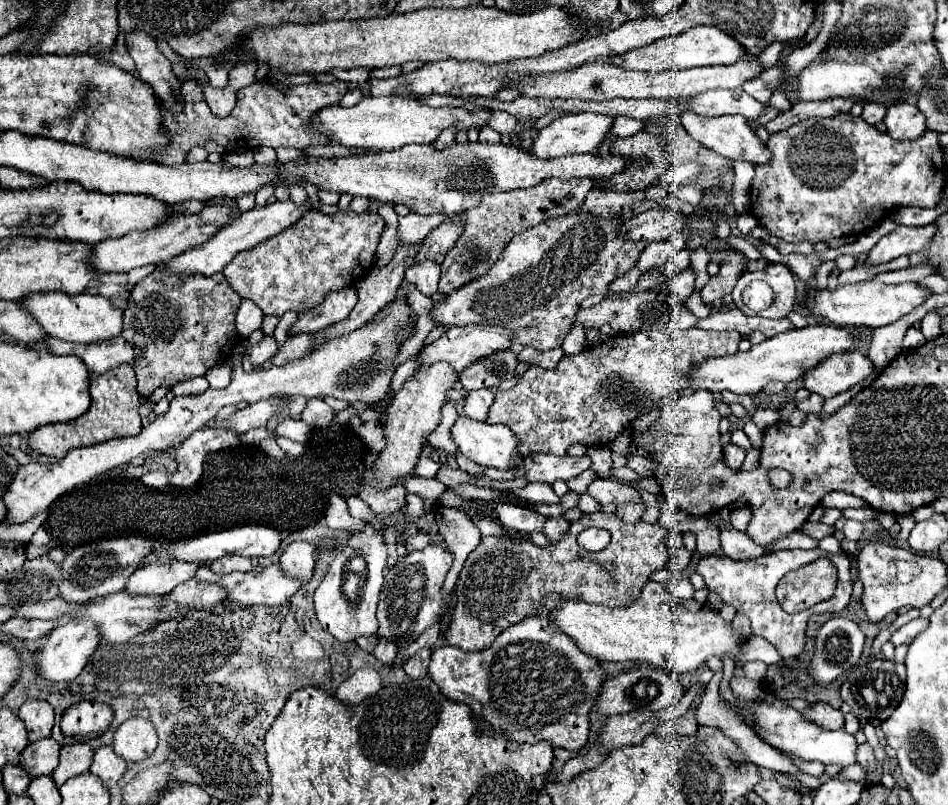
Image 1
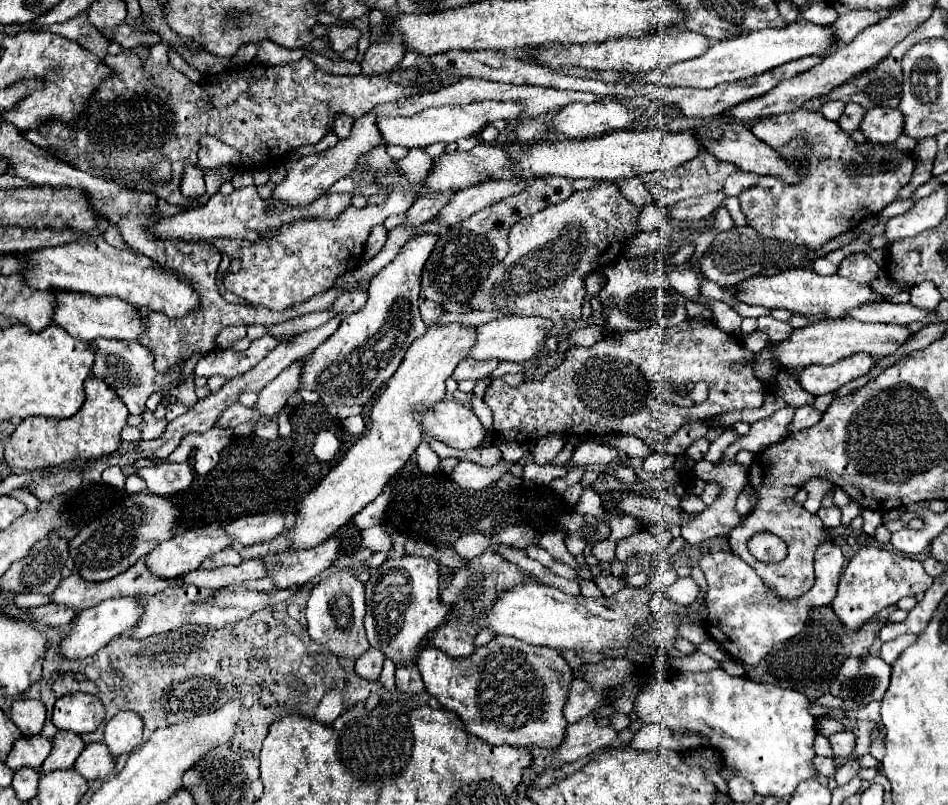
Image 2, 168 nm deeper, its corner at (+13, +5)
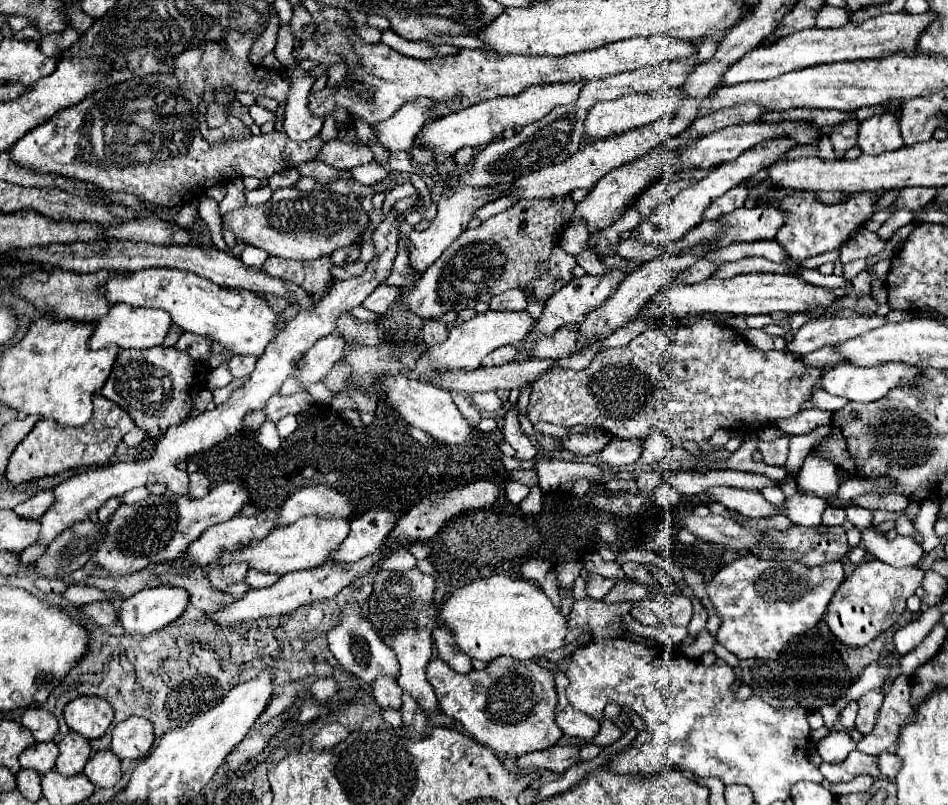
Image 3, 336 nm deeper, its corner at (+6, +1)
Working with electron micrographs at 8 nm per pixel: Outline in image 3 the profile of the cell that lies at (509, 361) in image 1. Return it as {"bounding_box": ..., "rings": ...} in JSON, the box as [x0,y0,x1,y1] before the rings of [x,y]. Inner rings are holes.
{"bounding_box":[483,346,515,368],"rings":[[[505,346],[505,348],[497,348],[495,352],[491,352],[491,354],[487,354],[485,358],[483,358],[483,368],[491,368],[491,366],[503,366],[503,364],[507,364],[507,362],[511,362],[513,358],[515,358],[515,350],[511,348],[511,346]]]}

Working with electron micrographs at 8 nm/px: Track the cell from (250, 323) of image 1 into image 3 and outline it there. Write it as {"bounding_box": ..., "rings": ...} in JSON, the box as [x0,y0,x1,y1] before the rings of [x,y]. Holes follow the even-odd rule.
{"bounding_box":[199,196,230,251],"rings":[[[203,196],[201,198],[201,204],[199,204],[199,218],[207,224],[207,228],[211,230],[211,236],[213,236],[214,246],[221,251],[230,251],[225,240],[222,236],[222,219],[219,216],[219,202],[209,198],[209,196]]]}

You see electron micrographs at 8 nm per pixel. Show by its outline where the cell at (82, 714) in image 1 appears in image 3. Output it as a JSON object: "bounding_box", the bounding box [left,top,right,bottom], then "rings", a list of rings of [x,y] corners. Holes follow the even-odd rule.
{"bounding_box":[63,696,113,740],"rings":[[[77,696],[65,706],[63,716],[73,732],[93,740],[101,738],[113,722],[113,708],[99,696]]]}

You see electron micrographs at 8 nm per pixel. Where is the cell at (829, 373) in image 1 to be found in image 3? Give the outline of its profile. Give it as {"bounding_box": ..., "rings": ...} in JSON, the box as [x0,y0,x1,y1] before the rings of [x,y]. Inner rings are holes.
{"bounding_box":[821,362,919,402],"rings":[[[839,362],[837,366],[833,366],[831,370],[827,370],[821,376],[821,388],[833,396],[843,396],[843,398],[849,398],[853,402],[873,402],[873,400],[883,398],[887,394],[887,390],[891,390],[895,386],[915,384],[917,376],[919,376],[919,370],[915,370],[915,366],[903,366],[899,362],[887,362],[887,364],[867,366],[867,368]]]}

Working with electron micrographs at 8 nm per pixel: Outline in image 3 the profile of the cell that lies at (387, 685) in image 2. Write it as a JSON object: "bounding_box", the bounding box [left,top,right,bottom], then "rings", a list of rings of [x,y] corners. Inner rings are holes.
{"bounding_box":[381,708,401,728],"rings":[[[385,708],[385,710],[381,712],[381,716],[385,718],[385,722],[387,722],[389,726],[393,726],[393,728],[401,726],[401,710],[399,710],[399,708]]]}

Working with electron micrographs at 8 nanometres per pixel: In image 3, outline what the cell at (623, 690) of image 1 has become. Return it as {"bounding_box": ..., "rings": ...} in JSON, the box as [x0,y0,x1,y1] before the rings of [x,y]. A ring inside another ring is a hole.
{"bounding_box":[555,672,599,740],"rings":[[[557,672],[555,674],[555,684],[557,684],[557,696],[559,696],[559,704],[557,704],[557,726],[563,730],[565,736],[571,738],[585,738],[591,740],[593,736],[599,734],[599,722],[593,720],[591,716],[575,710],[569,702],[567,702],[567,676],[565,672]]]}

